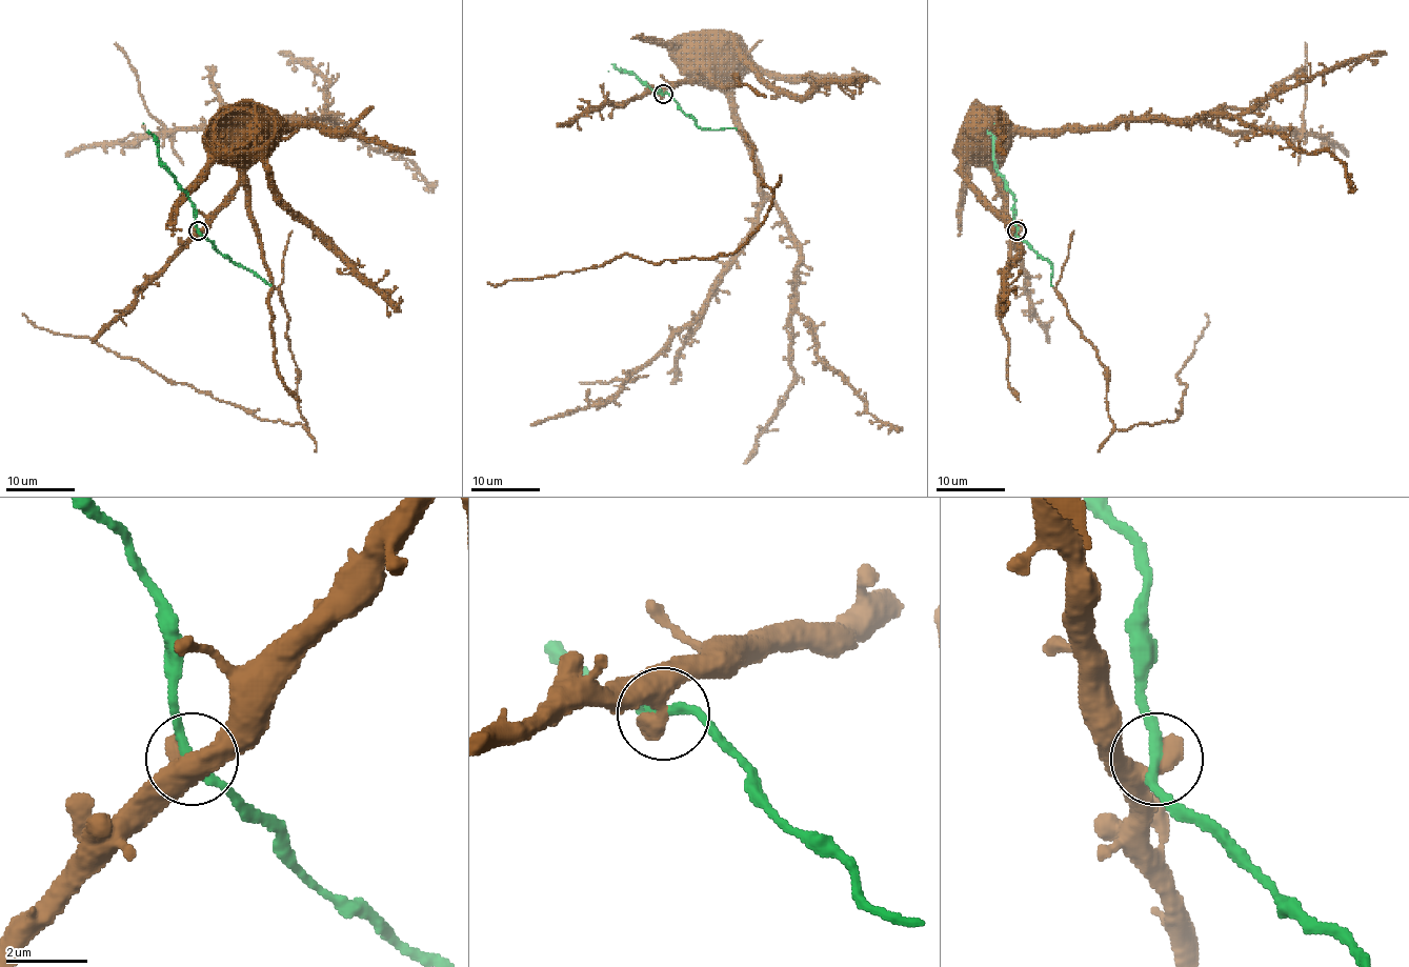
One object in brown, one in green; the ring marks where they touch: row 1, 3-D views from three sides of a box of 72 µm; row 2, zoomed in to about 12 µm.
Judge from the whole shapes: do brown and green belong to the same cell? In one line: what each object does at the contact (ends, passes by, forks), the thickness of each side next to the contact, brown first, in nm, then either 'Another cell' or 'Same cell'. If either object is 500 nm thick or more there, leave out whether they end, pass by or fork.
At the ring brown passes by. At the ring green passes by. Thickness 480 nm (brown) against 240 nm. Same cell

